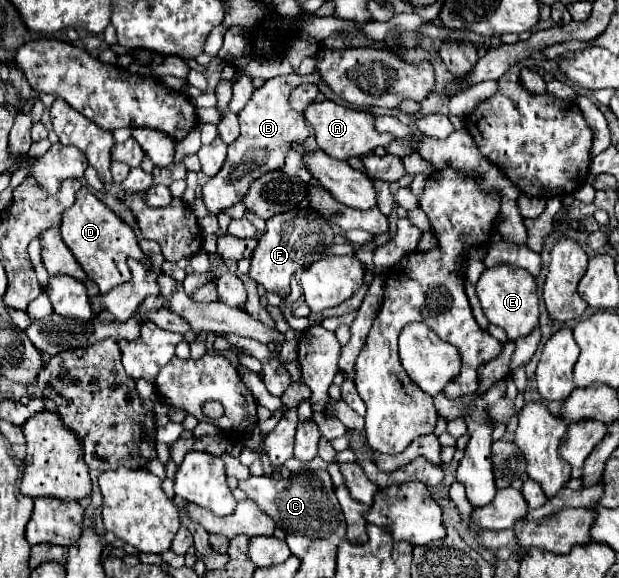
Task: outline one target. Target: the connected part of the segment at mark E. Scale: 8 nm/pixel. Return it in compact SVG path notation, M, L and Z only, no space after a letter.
M494 266L482 272L476 292L482 304L482 310L486 318L494 324L500 326L510 340L516 340L520 336L530 334L530 330L538 324L538 290L536 290L536 280L532 274L528 274L522 268L516 266Z

